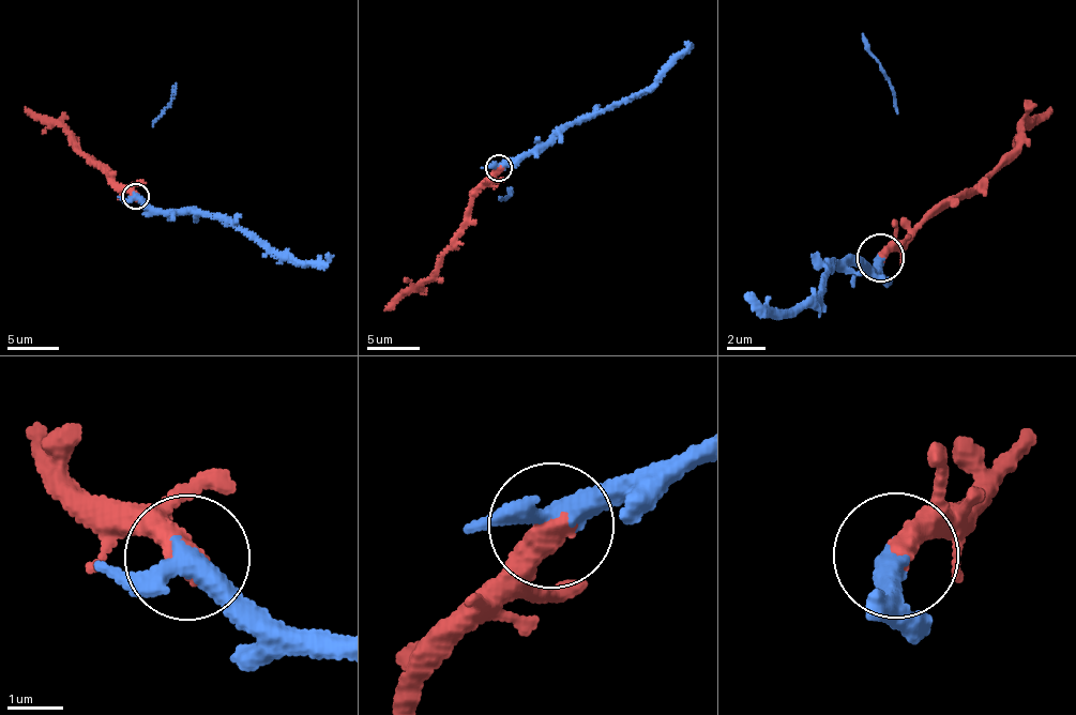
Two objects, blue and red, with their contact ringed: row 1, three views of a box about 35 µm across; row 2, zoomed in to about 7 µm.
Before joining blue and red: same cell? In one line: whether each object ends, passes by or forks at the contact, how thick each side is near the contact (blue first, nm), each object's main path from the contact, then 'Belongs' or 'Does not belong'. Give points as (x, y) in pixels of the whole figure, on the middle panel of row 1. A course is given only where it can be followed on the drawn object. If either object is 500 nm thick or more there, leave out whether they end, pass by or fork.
Thickness 360 nm (blue) against 500 nm. Course of blue: (499, 167), (529, 153), (542, 152), (570, 124), (648, 89), (686, 50), (685, 42). Course of red: (499, 167), (476, 193), (469, 224), (443, 253), (437, 270), (406, 288), (384, 310). Belongs

